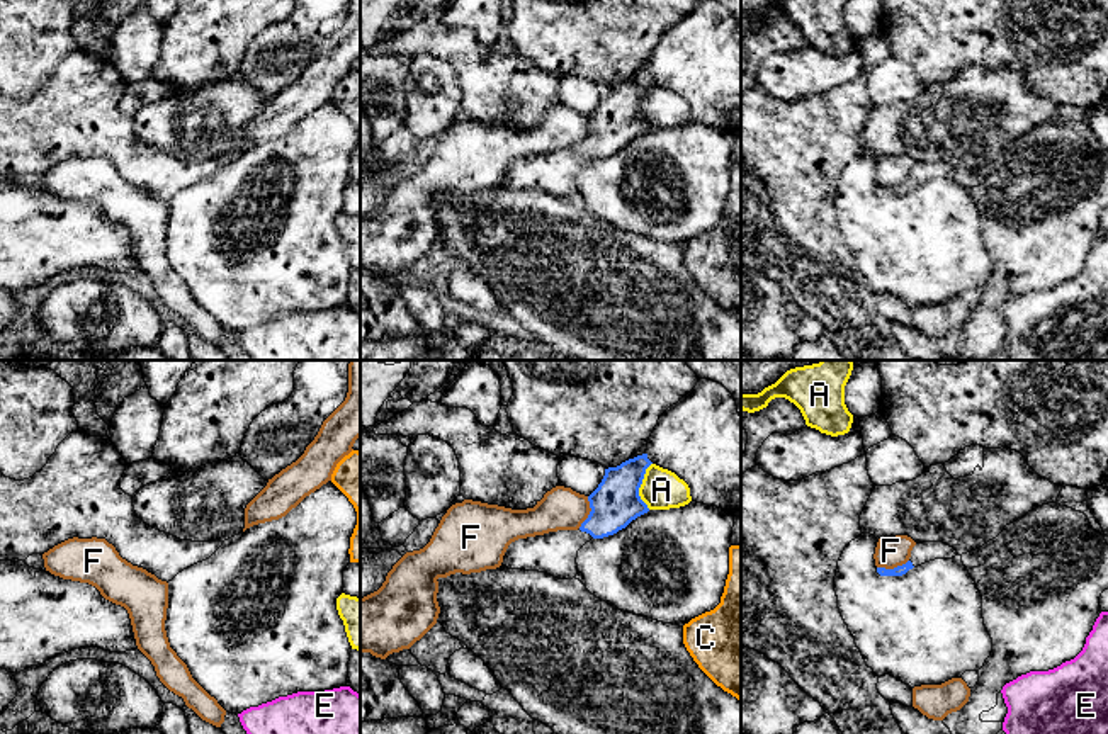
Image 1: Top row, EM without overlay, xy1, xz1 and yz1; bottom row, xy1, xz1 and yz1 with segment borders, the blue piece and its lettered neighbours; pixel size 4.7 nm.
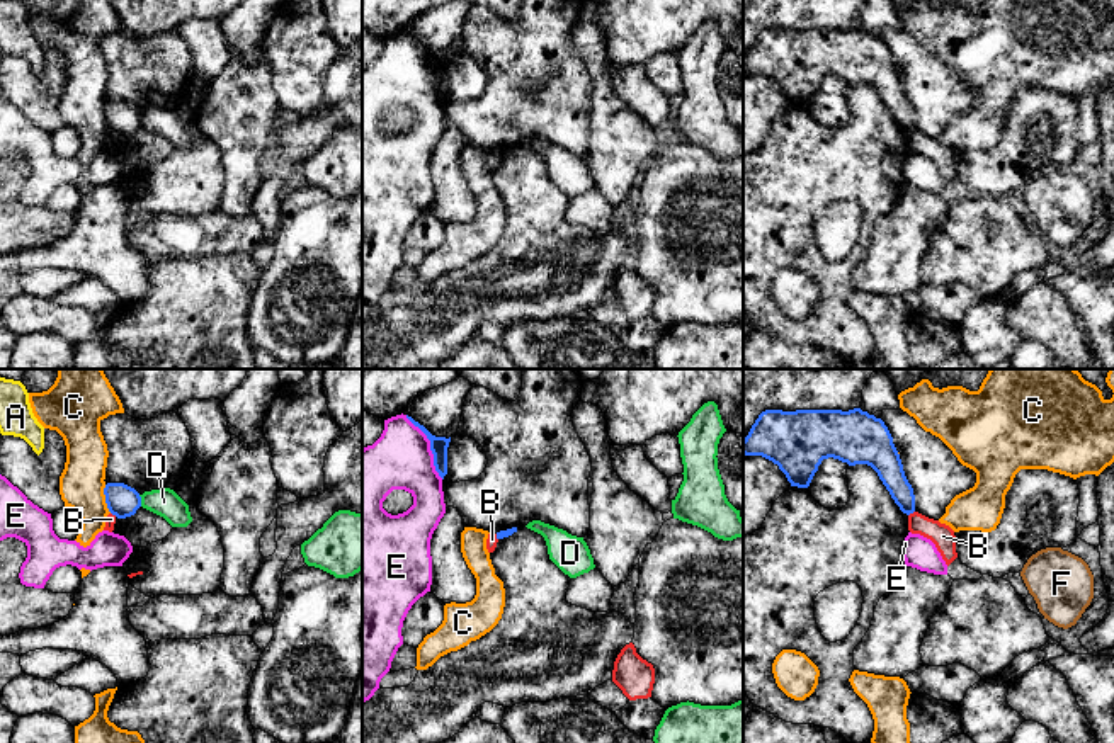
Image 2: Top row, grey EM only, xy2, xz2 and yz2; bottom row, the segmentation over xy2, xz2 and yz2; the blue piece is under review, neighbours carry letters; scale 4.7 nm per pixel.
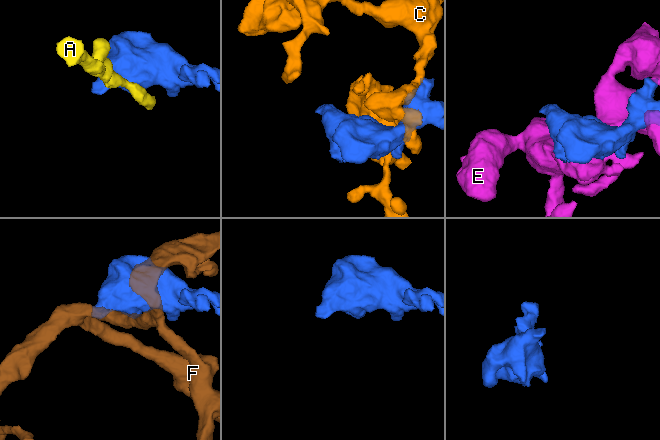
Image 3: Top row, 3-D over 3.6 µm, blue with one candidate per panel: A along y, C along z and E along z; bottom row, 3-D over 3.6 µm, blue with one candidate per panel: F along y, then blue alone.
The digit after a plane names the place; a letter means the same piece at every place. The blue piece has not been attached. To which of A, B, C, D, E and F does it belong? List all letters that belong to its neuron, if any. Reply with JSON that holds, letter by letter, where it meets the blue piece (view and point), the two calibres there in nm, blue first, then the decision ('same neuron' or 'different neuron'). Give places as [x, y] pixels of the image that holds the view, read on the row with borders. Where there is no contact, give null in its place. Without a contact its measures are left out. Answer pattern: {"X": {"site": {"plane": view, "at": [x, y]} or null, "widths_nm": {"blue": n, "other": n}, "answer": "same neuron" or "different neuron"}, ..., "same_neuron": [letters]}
{"A": {"site": {"plane": "xz1", "at": [639, 486]}, "widths_nm": {"blue": 220, "other": 190}, "answer": "different neuron"}, "B": {"site": {"plane": "yz2", "at": [910, 512]}, "widths_nm": {"blue": 130, "other": 110}, "answer": "different neuron"}, "C": {"site": {"plane": "xy2", "at": [106, 499]}, "widths_nm": {"blue": 150, "other": 220}, "answer": "different neuron"}, "D": {"site": {"plane": "xy2", "at": [140, 500]}, "widths_nm": {"blue": 150, "other": 140}, "answer": "different neuron"}, "E": {"site": {"plane": "xz2", "at": [431, 448]}, "widths_nm": {"blue": 80, "other": 280}, "answer": "different neuron"}, "F": {"site": {"plane": "xz1", "at": [590, 512]}, "widths_nm": {"blue": 220, "other": 200}, "answer": "different neuron"}, "same_neuron": []}

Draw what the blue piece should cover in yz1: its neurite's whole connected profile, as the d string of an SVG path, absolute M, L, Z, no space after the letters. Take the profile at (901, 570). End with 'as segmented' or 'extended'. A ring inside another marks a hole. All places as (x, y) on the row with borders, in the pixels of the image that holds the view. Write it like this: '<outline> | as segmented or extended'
M923 542L913 547L911 557L906 564L897 566L894 569L877 567L877 573L880 576L902 576L909 569L918 567L924 562L935 559L952 559L955 556L958 556L957 550L943 542Z | extended

